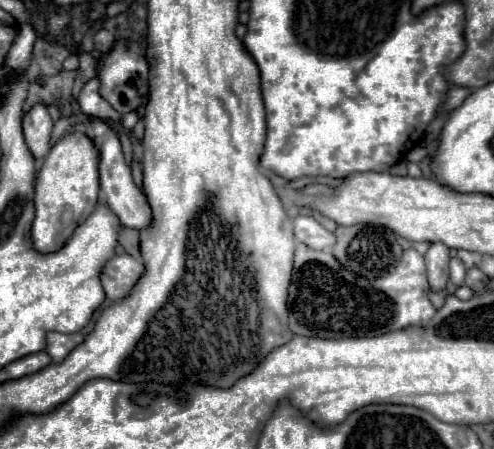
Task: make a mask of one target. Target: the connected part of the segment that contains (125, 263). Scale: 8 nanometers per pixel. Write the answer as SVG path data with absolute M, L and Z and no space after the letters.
M117 254L113 256L101 272L101 286L111 302L119 302L129 294L137 278L143 274L143 262L129 256L129 254Z

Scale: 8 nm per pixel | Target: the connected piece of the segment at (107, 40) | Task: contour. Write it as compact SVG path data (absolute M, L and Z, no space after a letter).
M101 28L101 30L95 34L95 48L97 48L101 54L107 54L107 52L113 48L113 44L115 44L115 36L113 36L109 30Z

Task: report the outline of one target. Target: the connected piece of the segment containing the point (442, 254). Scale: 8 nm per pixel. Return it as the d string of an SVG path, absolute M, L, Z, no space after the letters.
M441 242L431 244L431 248L425 254L427 264L427 278L433 292L445 290L449 282L449 248Z

